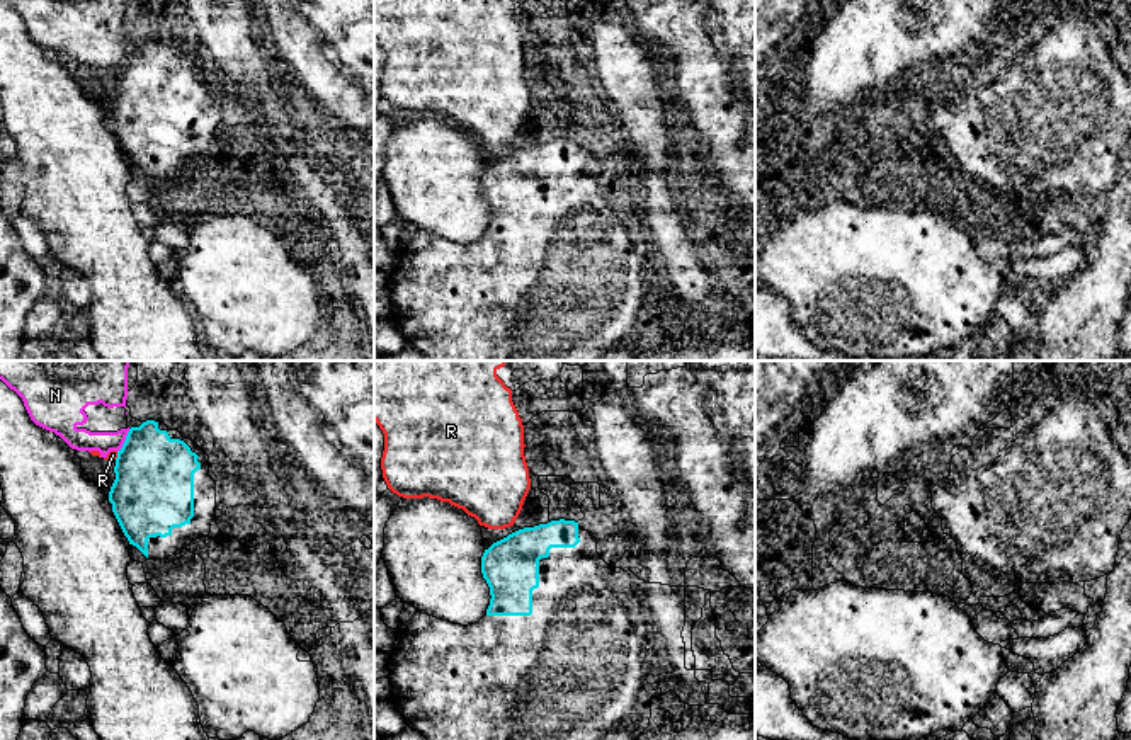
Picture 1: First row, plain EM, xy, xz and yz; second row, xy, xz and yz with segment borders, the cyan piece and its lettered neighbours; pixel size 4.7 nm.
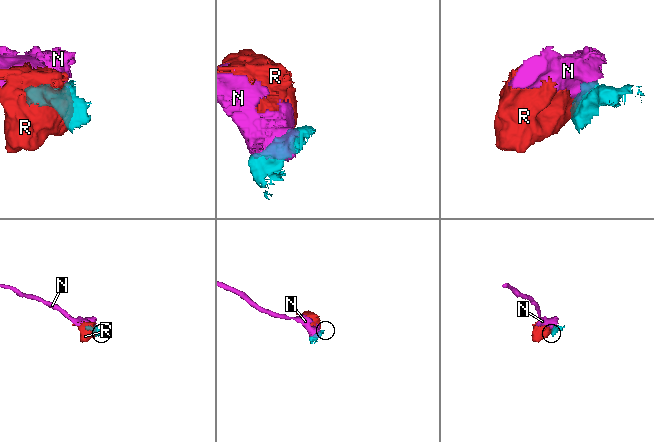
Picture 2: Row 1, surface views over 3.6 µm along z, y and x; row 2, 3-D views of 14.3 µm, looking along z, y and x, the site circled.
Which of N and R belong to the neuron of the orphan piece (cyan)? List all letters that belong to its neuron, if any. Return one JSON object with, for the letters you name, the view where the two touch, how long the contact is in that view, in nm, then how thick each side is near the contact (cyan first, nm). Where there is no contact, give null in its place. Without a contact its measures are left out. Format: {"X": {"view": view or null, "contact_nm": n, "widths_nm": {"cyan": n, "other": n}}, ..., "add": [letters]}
{"add": []}

